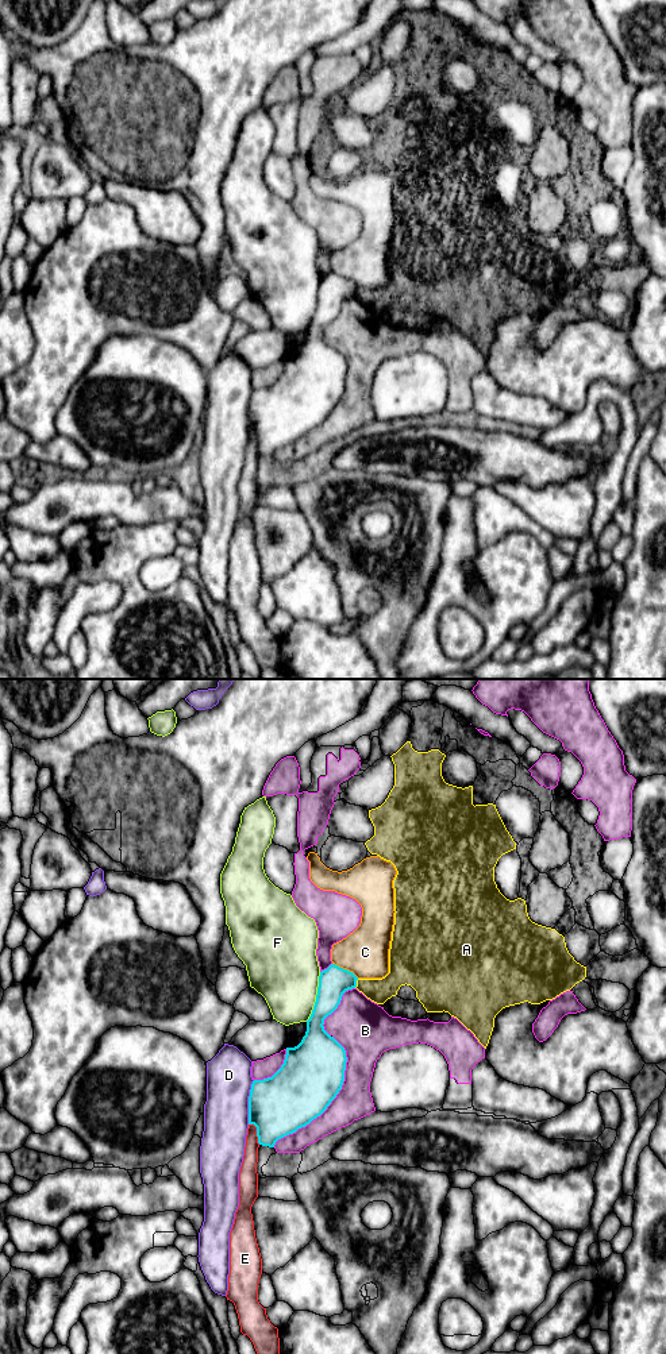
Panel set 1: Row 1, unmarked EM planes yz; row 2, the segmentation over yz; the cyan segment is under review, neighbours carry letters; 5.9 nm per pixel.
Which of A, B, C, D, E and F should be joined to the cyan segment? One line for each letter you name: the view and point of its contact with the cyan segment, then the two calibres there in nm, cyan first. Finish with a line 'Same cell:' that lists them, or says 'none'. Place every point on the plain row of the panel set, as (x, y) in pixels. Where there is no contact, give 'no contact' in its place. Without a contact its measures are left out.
Same cell: none

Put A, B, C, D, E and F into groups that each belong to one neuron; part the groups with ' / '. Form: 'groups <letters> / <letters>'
groups A / B / C / D / E / F

